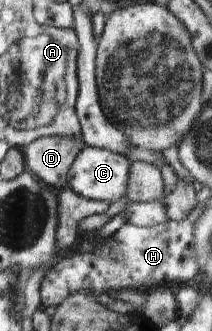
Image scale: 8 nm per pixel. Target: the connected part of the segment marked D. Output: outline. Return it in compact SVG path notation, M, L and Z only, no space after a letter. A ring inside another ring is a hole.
M41 137L22 149L26 171L33 172L57 191L66 188L72 164L84 146L82 138Z

